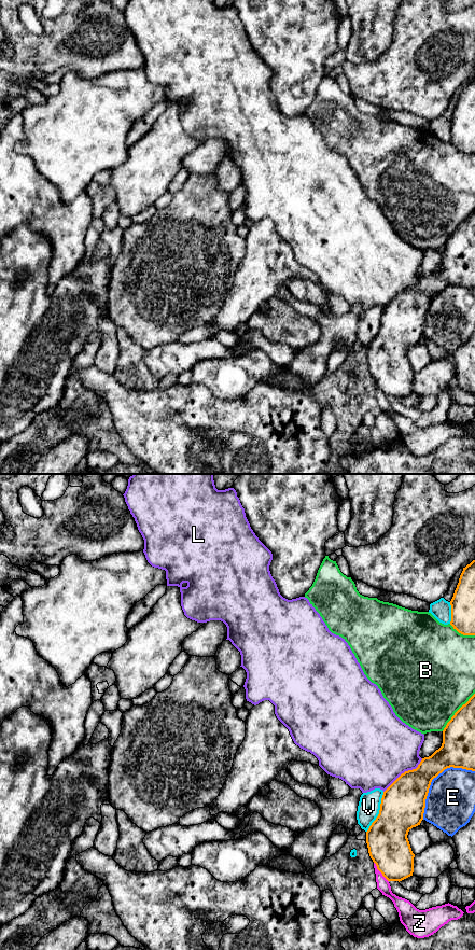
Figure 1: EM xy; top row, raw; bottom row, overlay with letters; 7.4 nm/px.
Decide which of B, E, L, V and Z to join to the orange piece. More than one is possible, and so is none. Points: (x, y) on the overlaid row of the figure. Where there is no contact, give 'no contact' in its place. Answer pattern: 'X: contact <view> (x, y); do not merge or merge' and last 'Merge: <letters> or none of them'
B: contact xy (456, 712); do not merge
E: contact xy (433, 778); do not merge
L: contact xy (405, 771); do not merge
V: contact xy (379, 812); do not merge
Z: contact xy (379, 870); merge
Merge: Z

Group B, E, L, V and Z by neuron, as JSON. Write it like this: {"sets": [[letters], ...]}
{"sets": [["B"], ["E"], ["L"], ["V"], ["Z"]]}

